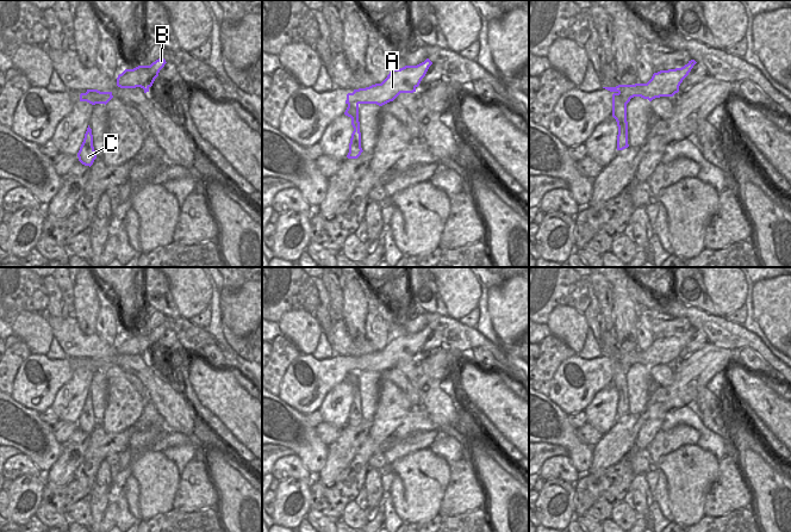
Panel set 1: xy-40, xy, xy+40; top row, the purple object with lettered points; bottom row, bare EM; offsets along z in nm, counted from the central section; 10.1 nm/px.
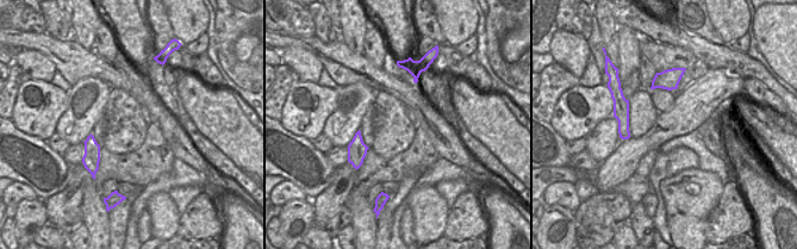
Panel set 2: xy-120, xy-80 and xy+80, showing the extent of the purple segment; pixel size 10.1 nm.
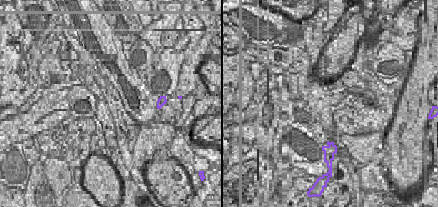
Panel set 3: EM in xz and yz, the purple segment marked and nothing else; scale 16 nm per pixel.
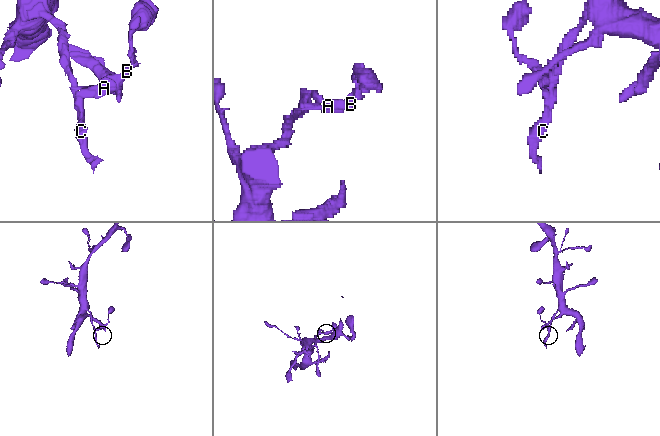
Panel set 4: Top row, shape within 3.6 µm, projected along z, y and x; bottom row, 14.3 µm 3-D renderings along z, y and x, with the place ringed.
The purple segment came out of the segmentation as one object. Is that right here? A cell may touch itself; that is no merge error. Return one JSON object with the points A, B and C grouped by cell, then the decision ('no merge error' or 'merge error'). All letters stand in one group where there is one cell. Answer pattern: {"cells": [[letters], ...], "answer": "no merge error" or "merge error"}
{"cells": [["A", "B"], ["C"]], "answer": "merge error"}

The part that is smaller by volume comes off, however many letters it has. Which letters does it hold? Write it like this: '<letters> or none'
A, B

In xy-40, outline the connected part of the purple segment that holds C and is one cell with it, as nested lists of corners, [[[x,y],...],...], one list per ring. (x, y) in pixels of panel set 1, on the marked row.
[[[87,128],[87,131],[85,134],[83,142],[80,147],[80,150],[77,153],[79,161],[85,166],[92,166],[94,160],[96,159],[96,153],[93,147],[93,135],[92,129]]]

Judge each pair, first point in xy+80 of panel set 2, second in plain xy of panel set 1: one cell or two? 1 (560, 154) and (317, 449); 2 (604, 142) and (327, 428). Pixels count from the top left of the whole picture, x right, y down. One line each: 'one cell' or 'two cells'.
1: one cell
2: two cells

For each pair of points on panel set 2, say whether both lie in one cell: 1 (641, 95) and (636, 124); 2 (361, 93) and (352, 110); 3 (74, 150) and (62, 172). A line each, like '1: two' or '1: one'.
1: one
2: one
3: two

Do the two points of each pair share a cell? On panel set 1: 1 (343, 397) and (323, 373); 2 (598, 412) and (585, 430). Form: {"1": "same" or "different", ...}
{"1": "different", "2": "different"}

